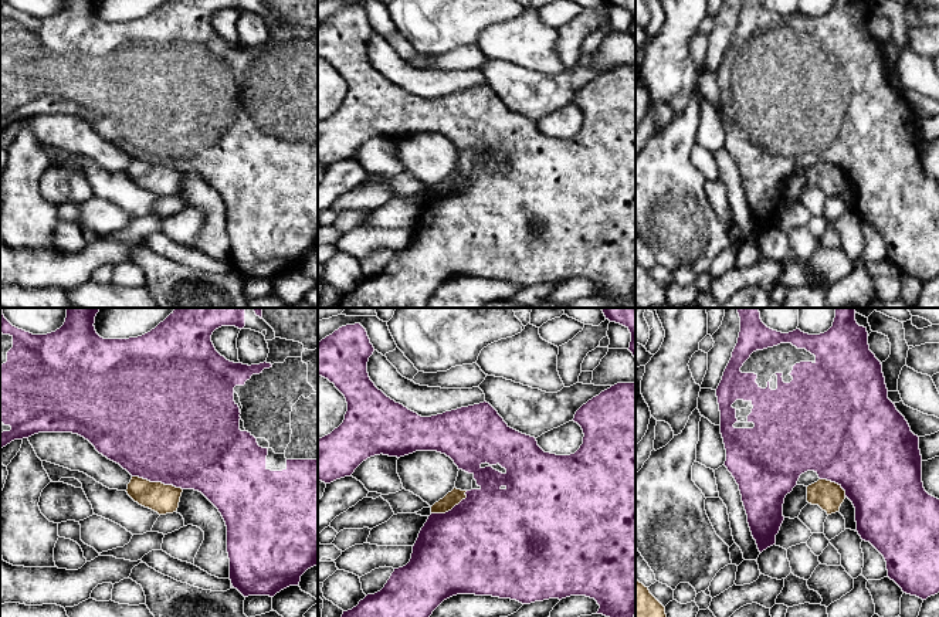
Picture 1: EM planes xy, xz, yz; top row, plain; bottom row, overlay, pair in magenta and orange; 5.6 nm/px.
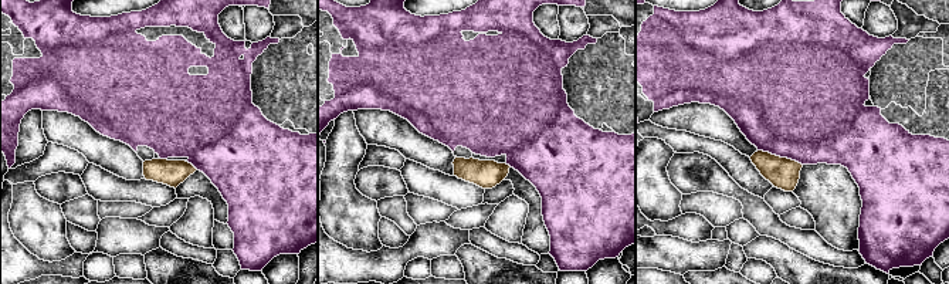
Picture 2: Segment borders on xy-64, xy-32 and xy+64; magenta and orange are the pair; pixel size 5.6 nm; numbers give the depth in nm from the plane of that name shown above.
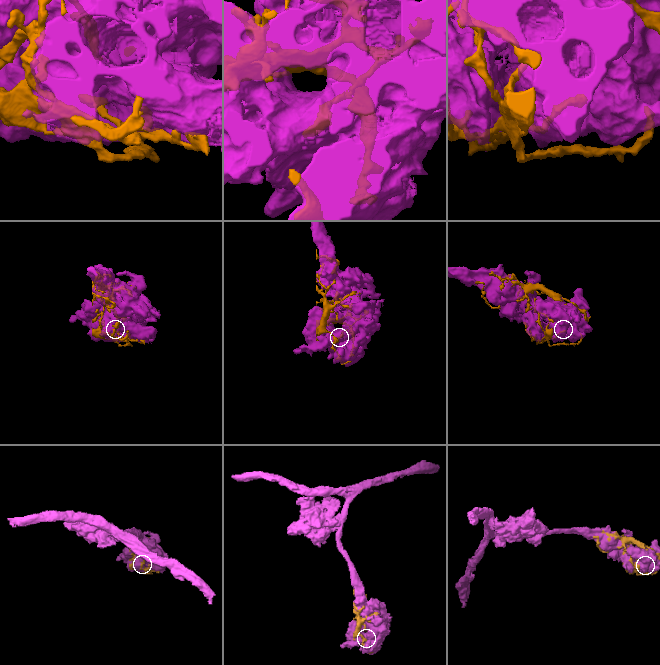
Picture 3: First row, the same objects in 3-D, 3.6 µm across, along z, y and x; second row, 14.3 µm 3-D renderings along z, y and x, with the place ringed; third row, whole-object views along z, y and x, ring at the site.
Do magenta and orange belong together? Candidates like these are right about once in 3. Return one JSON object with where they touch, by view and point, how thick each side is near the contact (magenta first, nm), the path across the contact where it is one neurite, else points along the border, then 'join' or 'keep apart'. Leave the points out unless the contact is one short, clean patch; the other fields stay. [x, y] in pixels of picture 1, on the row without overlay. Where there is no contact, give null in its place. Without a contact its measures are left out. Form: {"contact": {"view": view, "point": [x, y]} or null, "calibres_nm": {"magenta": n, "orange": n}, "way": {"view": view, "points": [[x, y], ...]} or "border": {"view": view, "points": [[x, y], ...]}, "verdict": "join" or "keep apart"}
{"contact": {"view": "xy", "point": [158, 163]}, "calibres_nm": {"magenta": 500, "orange": 160}, "verdict": "keep apart"}

